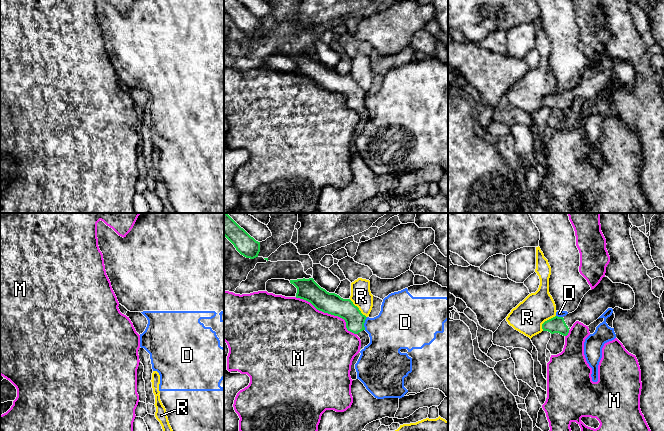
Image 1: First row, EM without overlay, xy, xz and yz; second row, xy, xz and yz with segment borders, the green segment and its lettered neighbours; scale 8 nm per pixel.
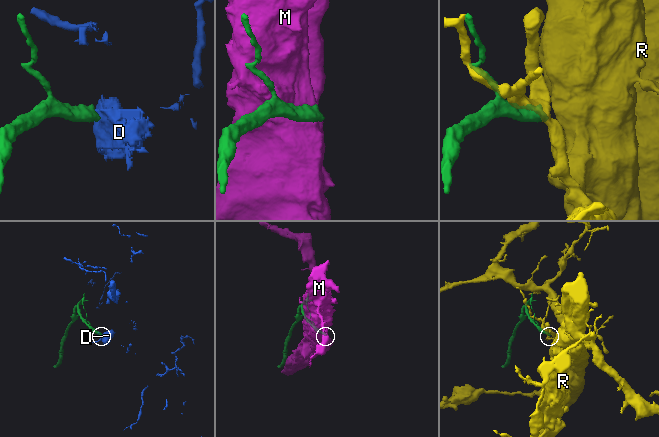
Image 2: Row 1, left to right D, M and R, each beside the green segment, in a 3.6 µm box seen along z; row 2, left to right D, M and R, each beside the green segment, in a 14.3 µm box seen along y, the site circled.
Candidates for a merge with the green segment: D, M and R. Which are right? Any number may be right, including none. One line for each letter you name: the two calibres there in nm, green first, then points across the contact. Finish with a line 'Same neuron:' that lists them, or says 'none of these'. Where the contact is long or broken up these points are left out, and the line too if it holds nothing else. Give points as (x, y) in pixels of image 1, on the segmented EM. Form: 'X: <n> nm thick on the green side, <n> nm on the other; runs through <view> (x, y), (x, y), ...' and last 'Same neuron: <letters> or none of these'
Same neuron: none of these

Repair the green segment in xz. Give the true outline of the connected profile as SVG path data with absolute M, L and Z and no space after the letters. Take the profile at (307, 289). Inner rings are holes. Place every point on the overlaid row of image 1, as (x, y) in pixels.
M313 278L290 280L290 283L297 288L296 298L310 302L319 311L344 319L347 330L360 338L360 351L370 343L369 334L364 327L367 317L350 299L343 299L335 293L327 292Z

